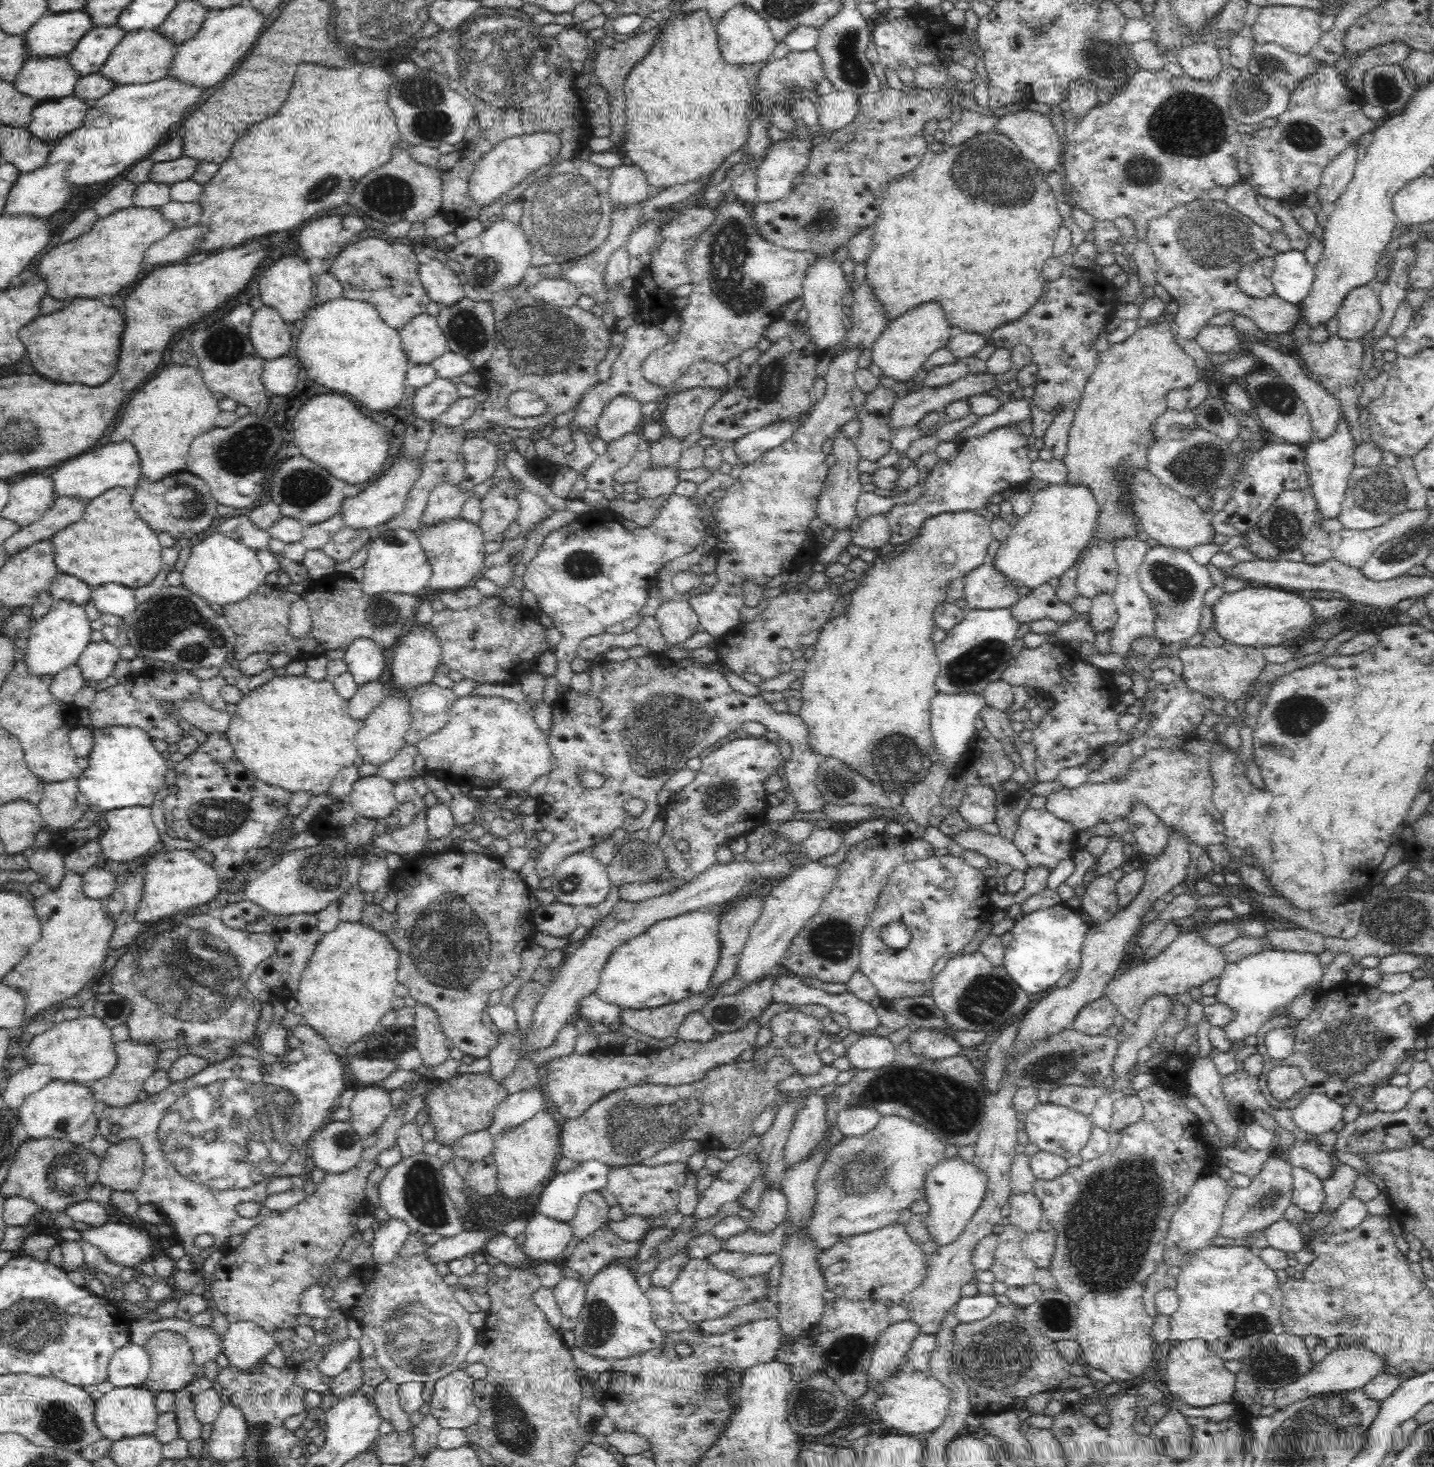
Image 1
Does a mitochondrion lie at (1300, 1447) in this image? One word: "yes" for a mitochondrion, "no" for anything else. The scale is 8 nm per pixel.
yes

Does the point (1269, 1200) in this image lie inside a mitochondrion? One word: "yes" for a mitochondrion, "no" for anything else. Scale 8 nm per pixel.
yes

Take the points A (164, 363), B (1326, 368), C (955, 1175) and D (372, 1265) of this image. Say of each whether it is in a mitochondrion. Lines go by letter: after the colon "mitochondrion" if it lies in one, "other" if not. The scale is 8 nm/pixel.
A: other
B: other
C: other
D: other

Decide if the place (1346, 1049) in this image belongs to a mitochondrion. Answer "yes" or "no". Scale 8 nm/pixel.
yes

